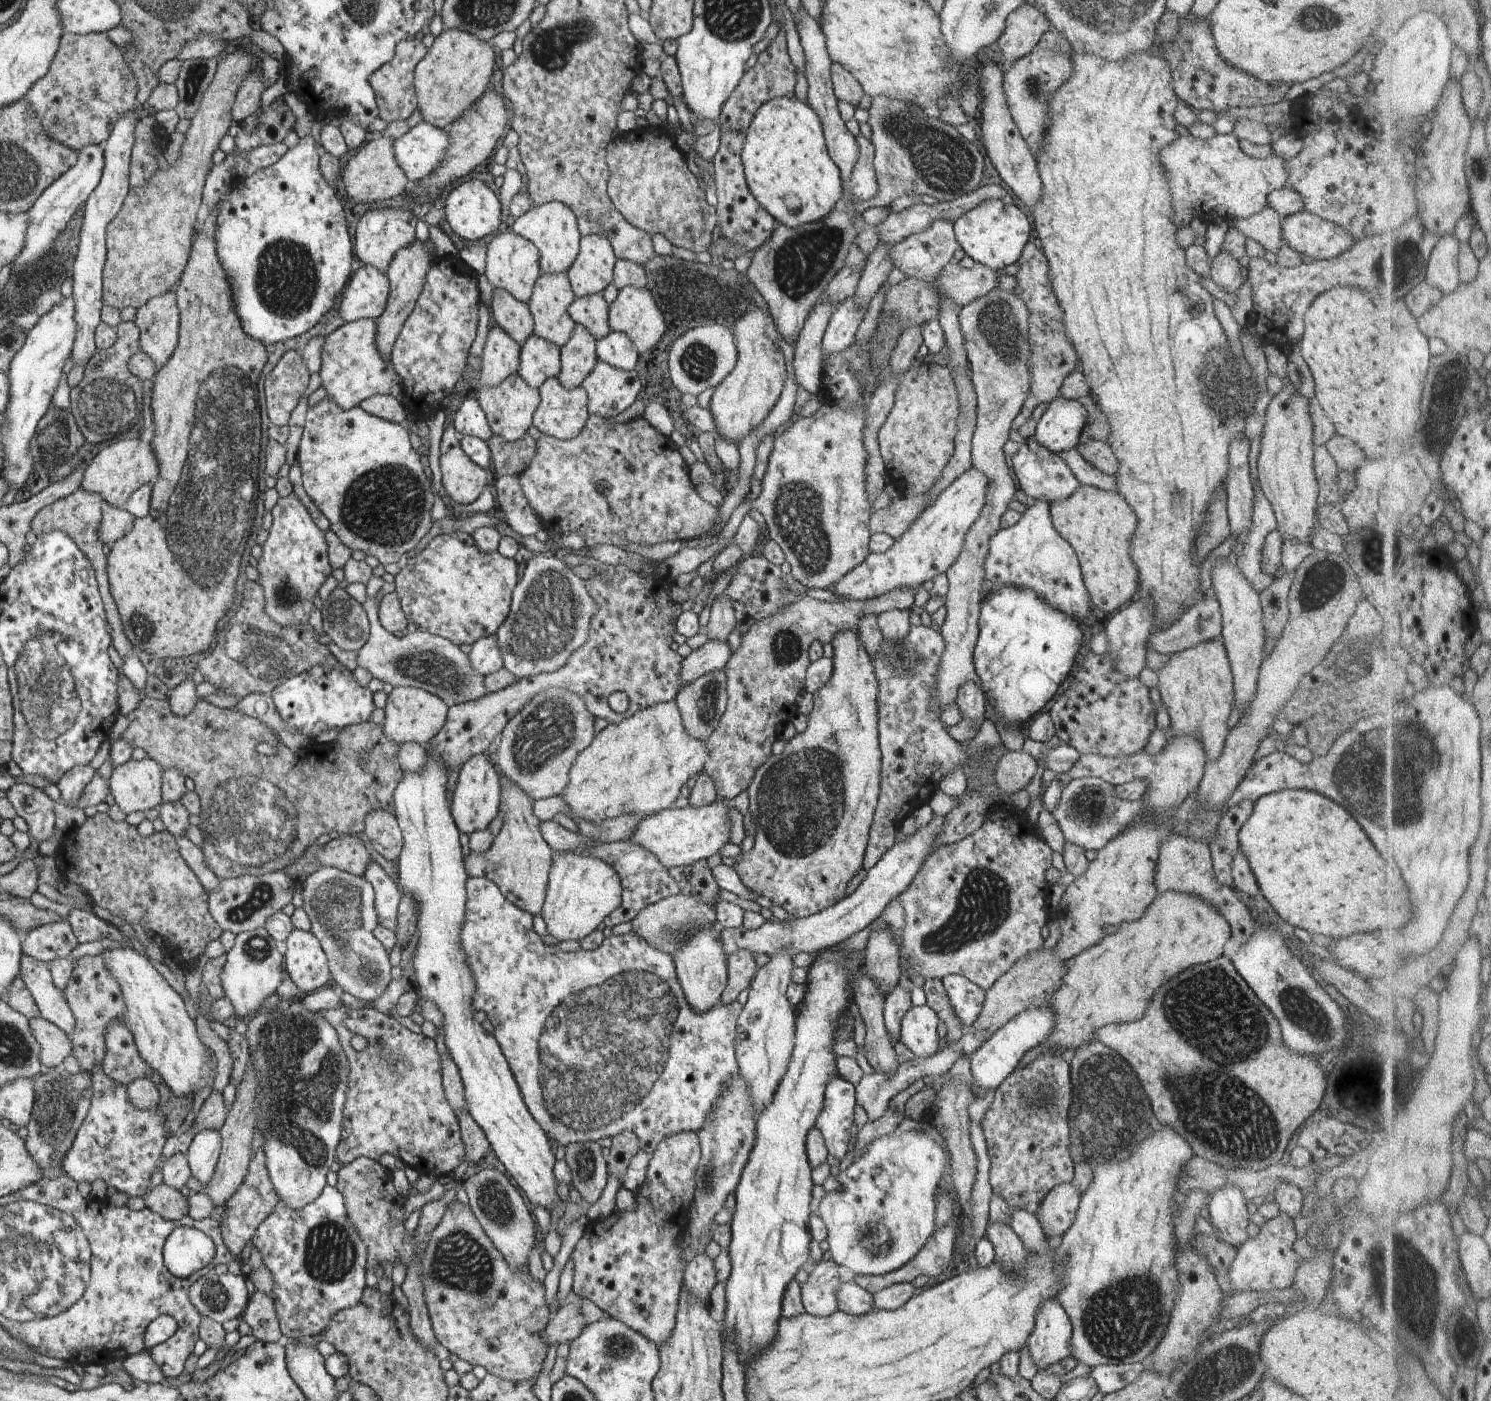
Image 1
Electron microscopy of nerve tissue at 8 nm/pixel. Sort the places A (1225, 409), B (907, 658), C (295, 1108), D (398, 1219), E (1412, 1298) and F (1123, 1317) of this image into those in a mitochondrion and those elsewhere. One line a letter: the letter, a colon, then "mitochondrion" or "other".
A: mitochondrion
B: mitochondrion
C: mitochondrion
D: other
E: mitochondrion
F: mitochondrion

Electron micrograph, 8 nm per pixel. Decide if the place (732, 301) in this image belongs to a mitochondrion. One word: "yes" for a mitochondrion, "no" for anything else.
no

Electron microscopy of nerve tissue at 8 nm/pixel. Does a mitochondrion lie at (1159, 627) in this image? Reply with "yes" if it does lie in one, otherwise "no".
no

